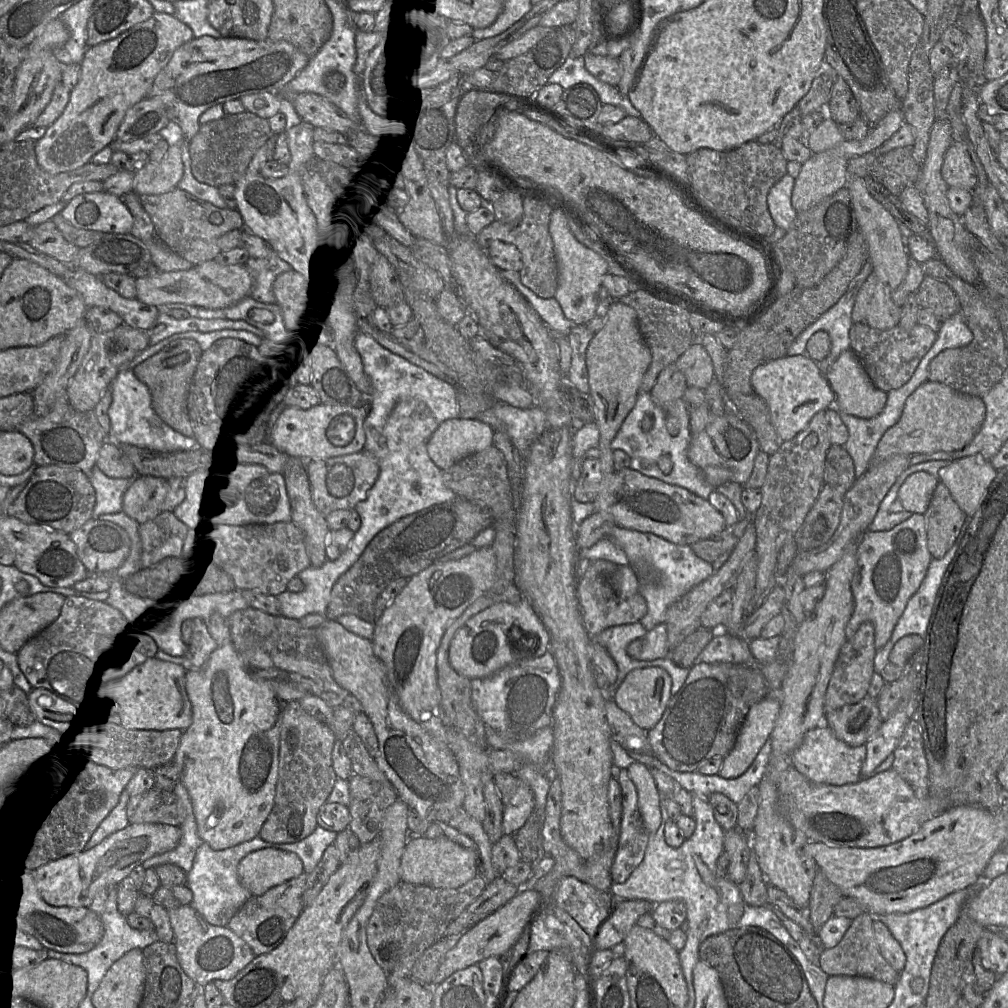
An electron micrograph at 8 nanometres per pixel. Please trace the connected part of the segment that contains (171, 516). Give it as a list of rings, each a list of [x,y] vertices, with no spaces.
[[[168,510],[161,511],[152,520],[139,523],[142,568],[183,550],[189,525],[179,520],[173,511]]]

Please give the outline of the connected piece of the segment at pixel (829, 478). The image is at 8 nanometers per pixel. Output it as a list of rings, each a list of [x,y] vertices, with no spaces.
[[[832,445],[826,455],[824,483],[845,494],[855,481],[855,466],[852,457],[843,446]]]

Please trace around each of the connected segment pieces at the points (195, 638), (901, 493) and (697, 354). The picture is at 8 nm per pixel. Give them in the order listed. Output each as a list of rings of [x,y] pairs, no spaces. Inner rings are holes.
[[[194,619],[191,623],[193,633],[185,655],[184,668],[186,670],[199,670],[206,665],[209,657],[216,649],[216,642],[211,636],[205,621]]]
[[[924,471],[911,474],[898,490],[898,498],[910,513],[925,514],[939,480]]]
[[[694,341],[675,365],[684,374],[687,386],[705,390],[715,378],[712,359],[700,341]]]

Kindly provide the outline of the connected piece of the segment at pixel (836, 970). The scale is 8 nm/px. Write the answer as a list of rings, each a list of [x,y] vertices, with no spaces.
[[[865,912],[853,919],[841,941],[835,947],[820,952],[819,967],[829,976],[861,976],[895,985],[900,973],[879,951],[873,931],[874,918],[874,915]]]

